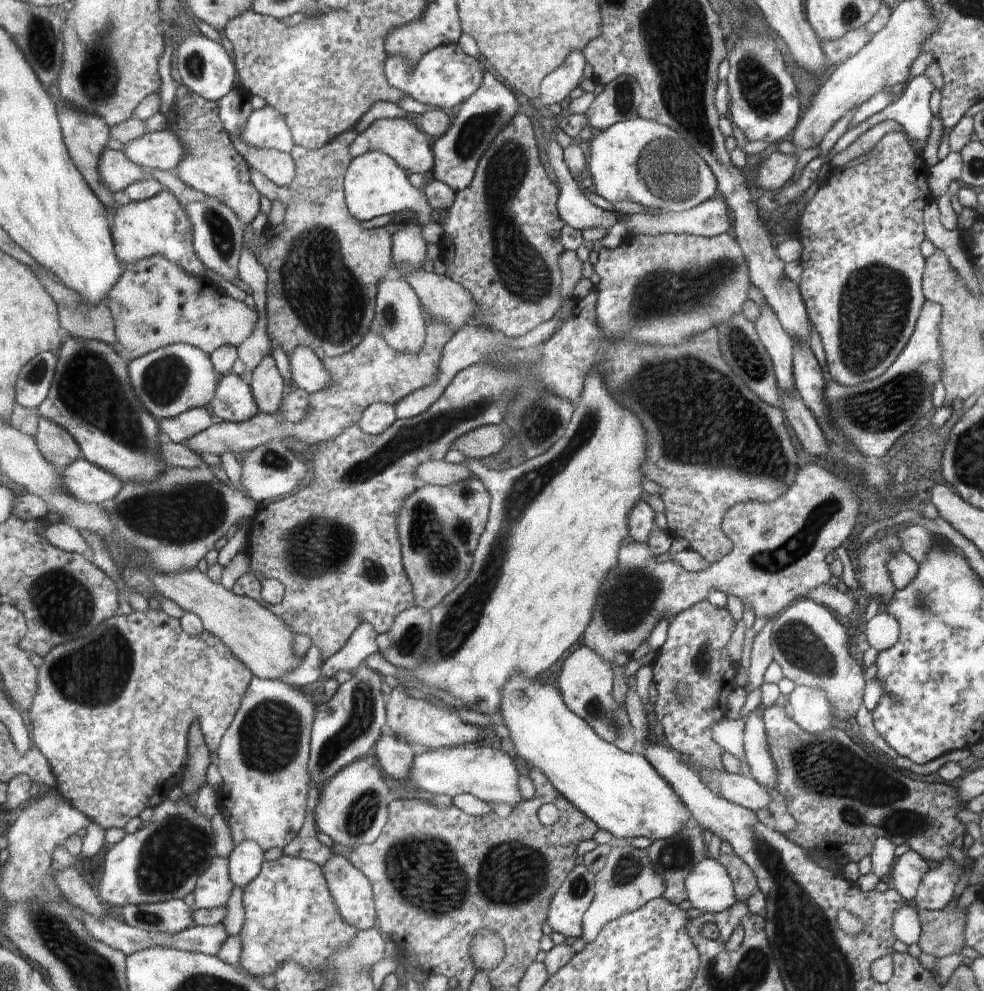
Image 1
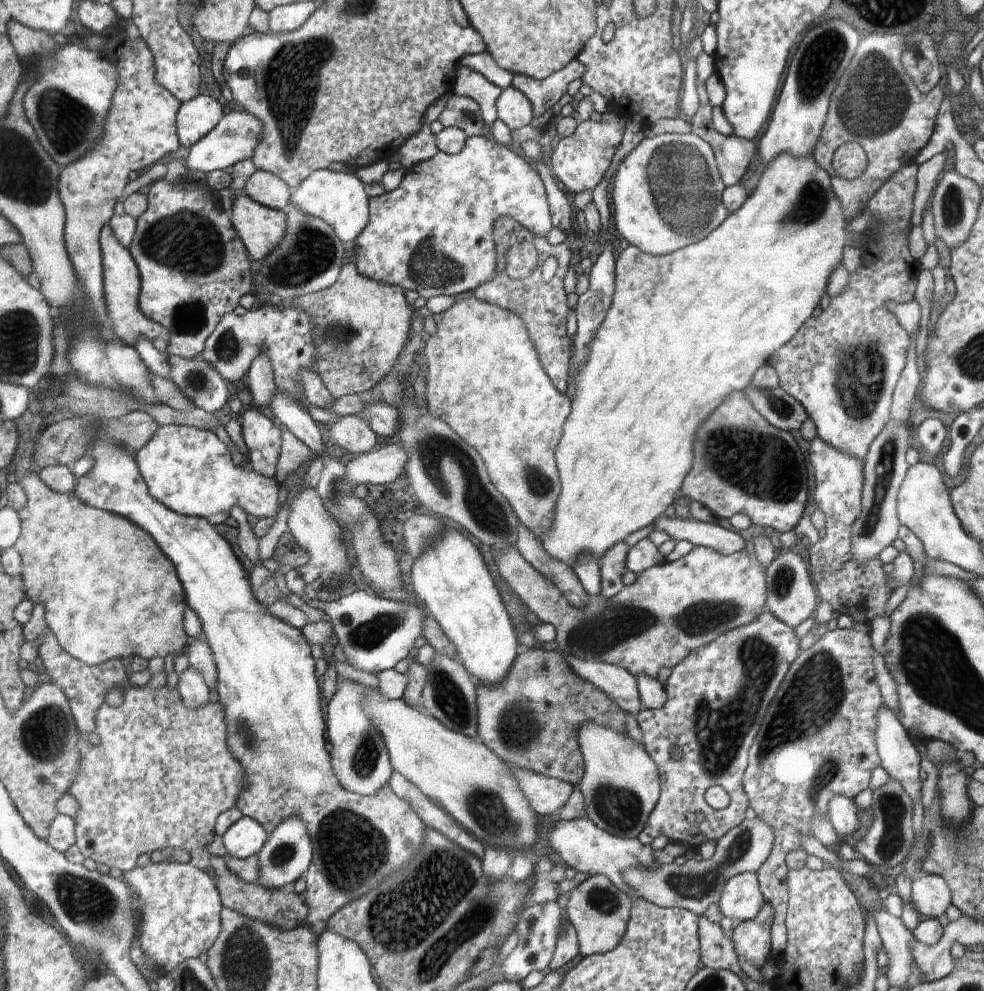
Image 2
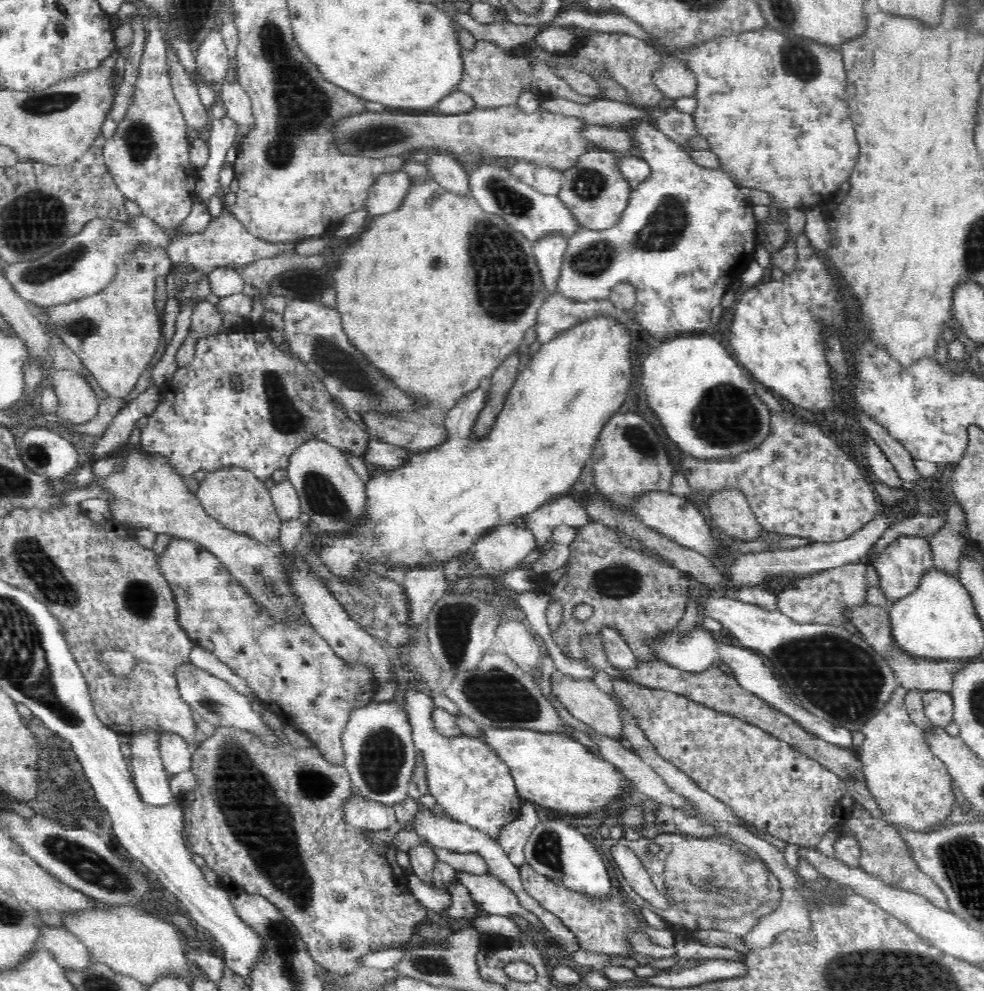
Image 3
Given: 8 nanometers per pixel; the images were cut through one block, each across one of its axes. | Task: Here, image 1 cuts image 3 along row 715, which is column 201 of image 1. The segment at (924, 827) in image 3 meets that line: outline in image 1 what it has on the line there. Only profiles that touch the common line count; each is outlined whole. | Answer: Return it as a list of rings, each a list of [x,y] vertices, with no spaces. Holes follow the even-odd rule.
[[[216,858],[212,866],[200,876],[194,890],[197,909],[224,908],[236,890],[229,858]]]

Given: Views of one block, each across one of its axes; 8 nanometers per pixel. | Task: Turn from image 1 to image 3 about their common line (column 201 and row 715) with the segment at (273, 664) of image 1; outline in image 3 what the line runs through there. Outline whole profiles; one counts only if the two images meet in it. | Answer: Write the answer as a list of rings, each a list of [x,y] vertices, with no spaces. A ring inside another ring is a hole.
[[[556,669],[550,674],[550,697],[554,698],[556,702],[560,701],[562,708],[574,716],[576,720],[584,722],[590,726],[594,731],[600,732],[601,735],[608,735],[609,737],[620,738],[621,722],[617,717],[617,710],[615,704],[604,696],[595,686],[591,680],[575,679],[560,669]]]

